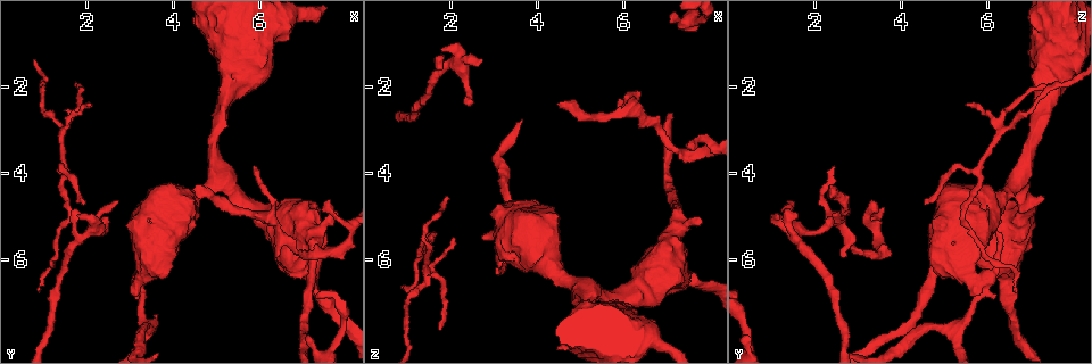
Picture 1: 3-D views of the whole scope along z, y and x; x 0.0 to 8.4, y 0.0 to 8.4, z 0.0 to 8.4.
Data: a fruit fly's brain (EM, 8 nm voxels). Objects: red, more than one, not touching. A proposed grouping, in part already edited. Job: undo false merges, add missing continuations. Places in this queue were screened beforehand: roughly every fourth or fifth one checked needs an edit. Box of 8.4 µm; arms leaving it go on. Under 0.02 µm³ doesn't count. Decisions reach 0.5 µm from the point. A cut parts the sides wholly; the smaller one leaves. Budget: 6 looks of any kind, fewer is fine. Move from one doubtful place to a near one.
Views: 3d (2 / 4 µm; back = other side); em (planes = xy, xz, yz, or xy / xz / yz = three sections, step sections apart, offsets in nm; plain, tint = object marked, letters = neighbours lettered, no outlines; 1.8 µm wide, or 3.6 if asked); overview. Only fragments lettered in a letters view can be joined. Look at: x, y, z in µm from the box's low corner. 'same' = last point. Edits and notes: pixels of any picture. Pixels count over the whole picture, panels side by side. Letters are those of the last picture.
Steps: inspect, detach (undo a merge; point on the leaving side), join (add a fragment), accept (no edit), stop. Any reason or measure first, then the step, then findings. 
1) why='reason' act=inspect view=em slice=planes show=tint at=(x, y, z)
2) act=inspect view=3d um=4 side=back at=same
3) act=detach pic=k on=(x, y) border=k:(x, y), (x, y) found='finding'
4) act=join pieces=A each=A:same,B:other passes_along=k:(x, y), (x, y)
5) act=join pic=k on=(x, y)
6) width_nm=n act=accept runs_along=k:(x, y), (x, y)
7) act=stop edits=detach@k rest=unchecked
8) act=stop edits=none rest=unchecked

why='an open end' act=inspect view=3d um=4 at=(2.75, 4.60, 1.40)

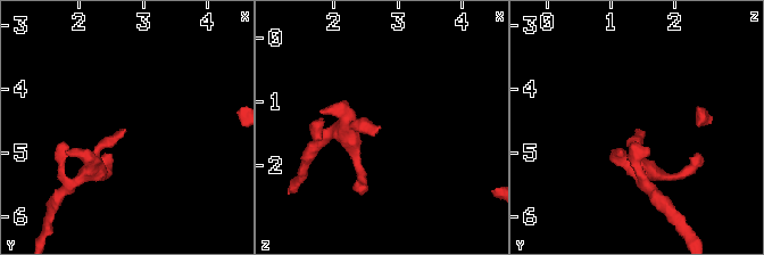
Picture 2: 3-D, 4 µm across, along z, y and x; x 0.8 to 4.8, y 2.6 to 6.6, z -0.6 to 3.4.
act=inspect view=em slice=xz step=4 show=plain at=(2.70, 4.65, 1.40)

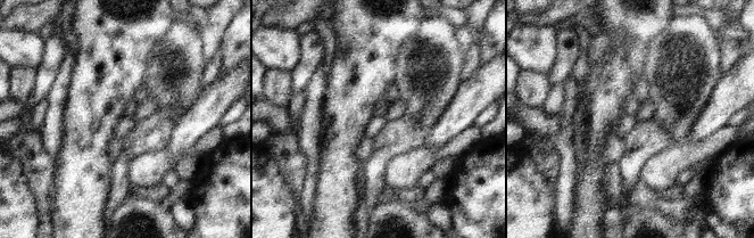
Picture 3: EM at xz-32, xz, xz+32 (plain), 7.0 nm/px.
act=inspect view=em slice=xz step=4 show=letters at=same

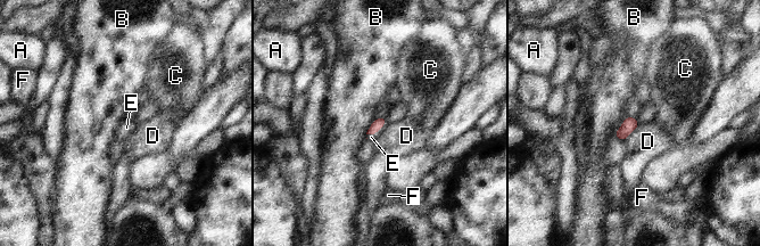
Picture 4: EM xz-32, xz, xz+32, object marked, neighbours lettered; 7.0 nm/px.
act=join pieces=E each=A:other,B:other,C:other,D:other,E:same,F:other passes_along=4:(376, 126), (376, 132), (371, 137) found='the neuron continues'

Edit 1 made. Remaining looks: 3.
why='abrupt turn' act=inspect view=3d um=4 at=(3.20, 6.55, 5.70)

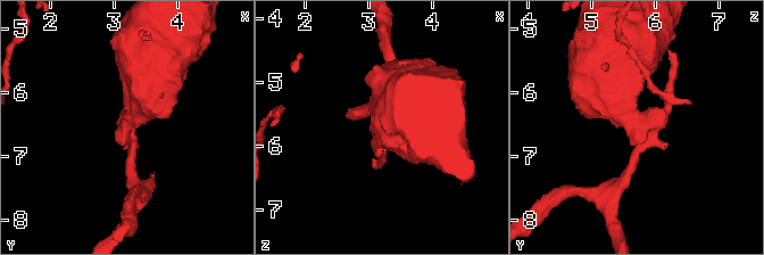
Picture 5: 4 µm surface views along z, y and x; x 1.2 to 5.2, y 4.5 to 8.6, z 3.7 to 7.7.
act=inspect view=em um=3.6 slice=planes show=letters at=(3.20, 6.50, 5.65)

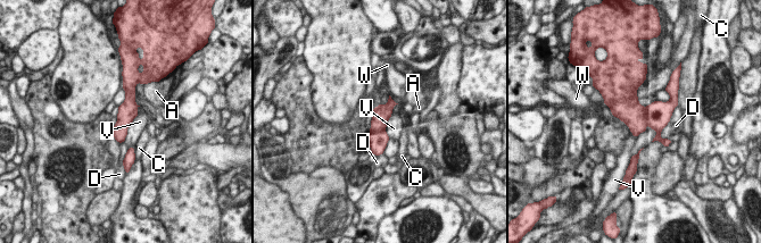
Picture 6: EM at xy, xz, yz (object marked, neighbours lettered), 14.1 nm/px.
width_nm=260 longest_contact=D:460nm act=detach pic=6 on=(659, 114) each=A:other,C:other,D:other,V:other,W:other found='two neurons meet here'

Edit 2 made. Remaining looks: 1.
why='free end' act=inspect view=em um=3.6 slice=xy step=16 show=letters at=(4.50, 4.35, 2.35)

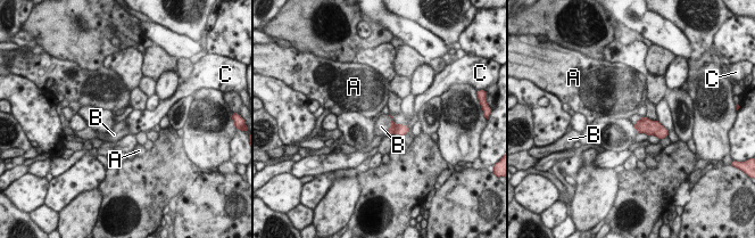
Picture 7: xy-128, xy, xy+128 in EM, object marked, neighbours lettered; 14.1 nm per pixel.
longest_contact=B:280nm act=join pieces=B each=A:other,B:same,C:other passes_along=7:(395, 129), (390, 125), (381, 126) found='the neuron continues'

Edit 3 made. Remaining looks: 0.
act=stop edits=join@4,detach@6,join@7 rest=unchecked

